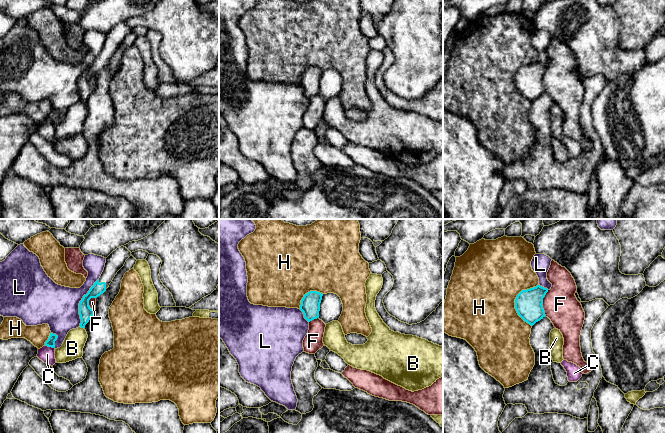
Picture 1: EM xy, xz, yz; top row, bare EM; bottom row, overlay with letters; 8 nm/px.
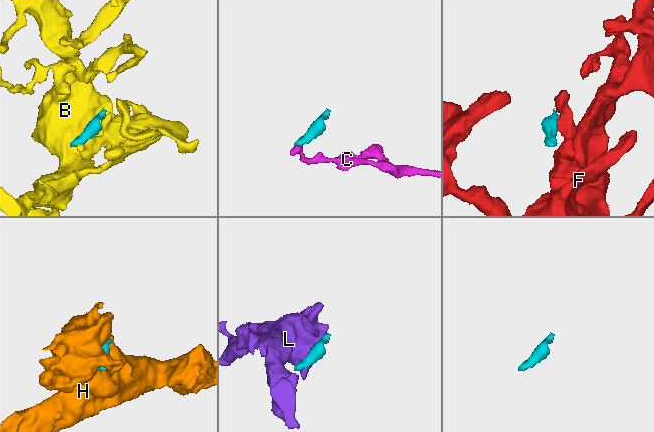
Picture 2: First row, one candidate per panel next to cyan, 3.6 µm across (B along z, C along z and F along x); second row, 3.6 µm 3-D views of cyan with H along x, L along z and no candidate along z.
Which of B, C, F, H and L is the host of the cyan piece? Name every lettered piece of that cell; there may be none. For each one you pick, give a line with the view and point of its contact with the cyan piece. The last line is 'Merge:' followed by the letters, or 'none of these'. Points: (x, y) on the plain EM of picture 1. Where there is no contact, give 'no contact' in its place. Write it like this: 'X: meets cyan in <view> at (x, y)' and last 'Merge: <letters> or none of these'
Merge: none of these

